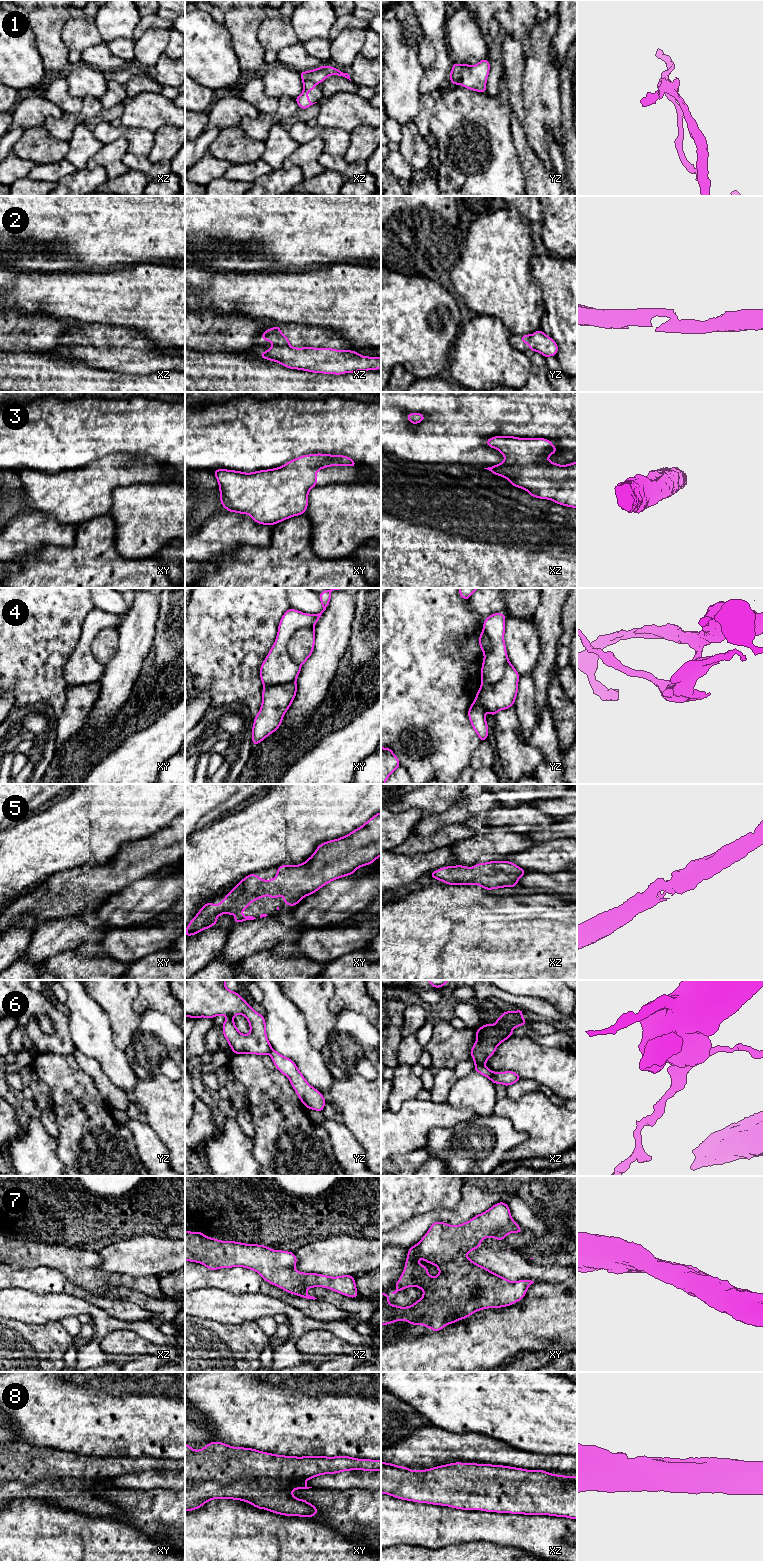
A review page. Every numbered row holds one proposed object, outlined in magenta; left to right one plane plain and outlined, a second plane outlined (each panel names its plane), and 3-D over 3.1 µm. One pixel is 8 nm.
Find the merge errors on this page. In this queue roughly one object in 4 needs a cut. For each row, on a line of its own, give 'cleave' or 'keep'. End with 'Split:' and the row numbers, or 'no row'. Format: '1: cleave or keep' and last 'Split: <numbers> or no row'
1: cleave
2: keep
3: keep
4: keep
5: keep
6: cleave
7: keep
8: keep
Split: 1, 6

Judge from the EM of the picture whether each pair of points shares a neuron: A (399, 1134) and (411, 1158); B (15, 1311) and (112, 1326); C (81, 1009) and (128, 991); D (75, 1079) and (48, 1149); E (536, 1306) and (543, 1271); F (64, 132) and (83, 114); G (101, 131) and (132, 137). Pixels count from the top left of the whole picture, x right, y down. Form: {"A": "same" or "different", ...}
{"A": "different", "B": "same", "C": "different", "D": "different", "E": "different", "F": "same", "G": "same"}

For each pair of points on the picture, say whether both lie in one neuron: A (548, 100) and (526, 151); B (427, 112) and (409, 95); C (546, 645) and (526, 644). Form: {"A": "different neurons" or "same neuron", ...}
{"A": "different neurons", "B": "different neurons", "C": "different neurons"}

